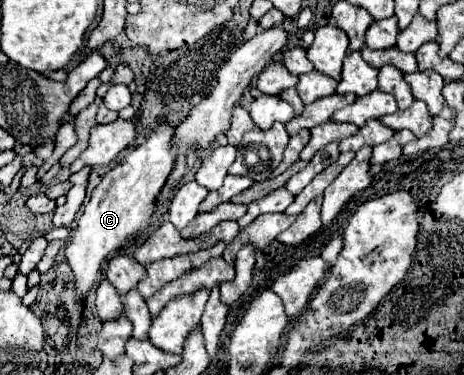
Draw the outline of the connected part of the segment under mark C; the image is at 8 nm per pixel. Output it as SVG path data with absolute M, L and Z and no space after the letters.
M157 122L151 128L149 138L127 152L125 158L115 168L111 168L93 190L91 200L85 204L77 228L73 230L65 250L69 266L77 280L79 302L83 302L87 292L91 290L99 274L99 266L107 258L107 254L121 248L133 234L149 228L155 210L155 198L175 164L175 154L171 152L175 146L173 138L175 128L169 122Z

